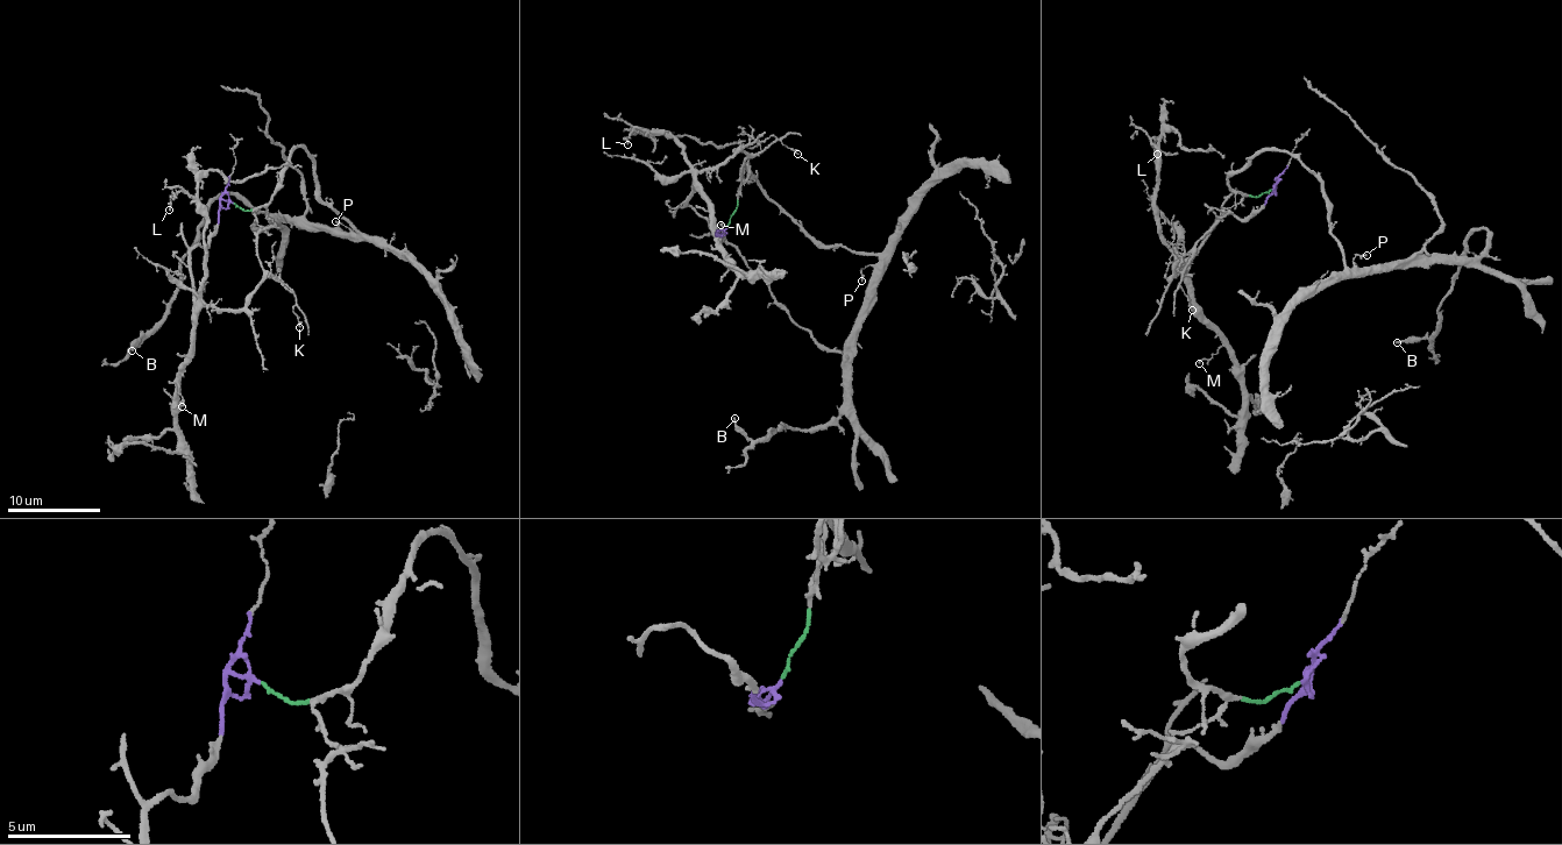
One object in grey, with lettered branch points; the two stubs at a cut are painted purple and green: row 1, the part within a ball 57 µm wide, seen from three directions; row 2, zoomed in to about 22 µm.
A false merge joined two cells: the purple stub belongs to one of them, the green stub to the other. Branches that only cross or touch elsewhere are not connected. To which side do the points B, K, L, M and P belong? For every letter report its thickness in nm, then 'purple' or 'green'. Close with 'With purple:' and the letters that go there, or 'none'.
B: 170 nm | green
K: 130 nm | purple
L: 130 nm | purple
M: 120 nm | purple
P: 160 nm | green
With purple: K, L, M

